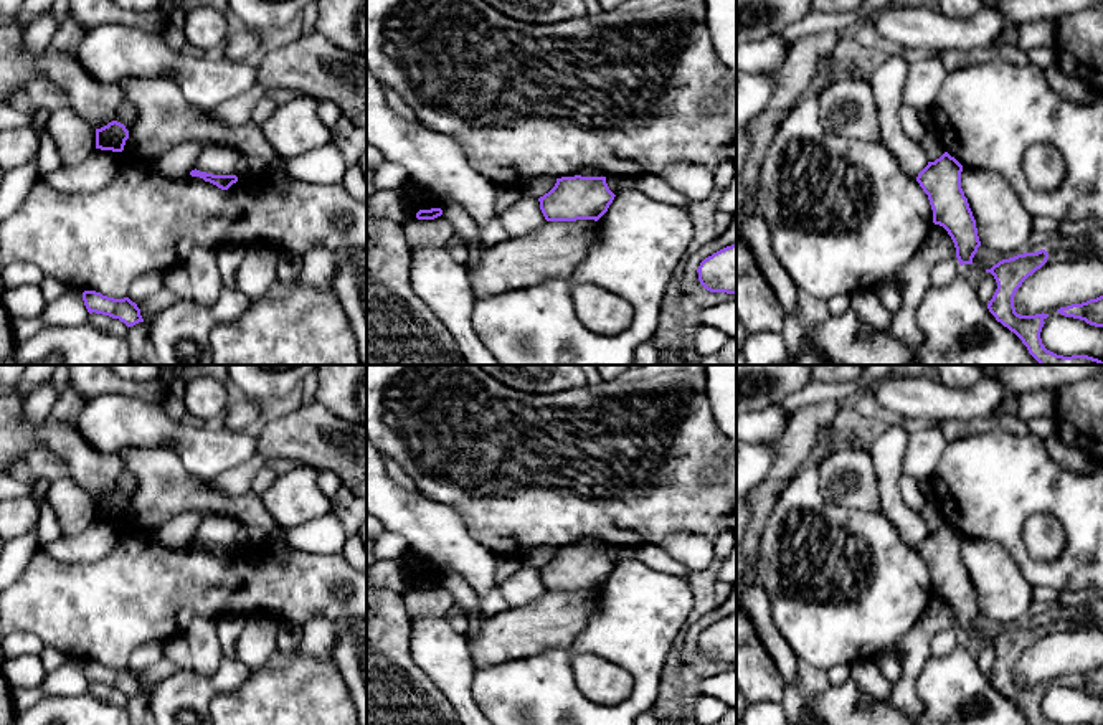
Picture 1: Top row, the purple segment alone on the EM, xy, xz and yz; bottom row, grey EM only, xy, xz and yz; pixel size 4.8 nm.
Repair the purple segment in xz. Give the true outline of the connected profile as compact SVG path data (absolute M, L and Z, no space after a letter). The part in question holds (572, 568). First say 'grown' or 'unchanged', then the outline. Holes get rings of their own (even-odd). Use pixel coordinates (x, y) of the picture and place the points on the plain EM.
unchanged | M561 547L555 557L538 568L547 591L598 591L614 570L606 547Z

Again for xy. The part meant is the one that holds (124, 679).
unchanged | M84 661L83 671L89 684L96 682L109 685L112 689L119 689L127 697L144 692L140 679L129 667L114 669L102 666L101 662L96 661Z

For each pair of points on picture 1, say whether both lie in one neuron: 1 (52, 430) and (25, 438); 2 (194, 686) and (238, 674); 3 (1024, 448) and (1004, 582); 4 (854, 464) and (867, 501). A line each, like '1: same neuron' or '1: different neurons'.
1: same neuron
2: same neuron
3: different neurons
4: same neuron

